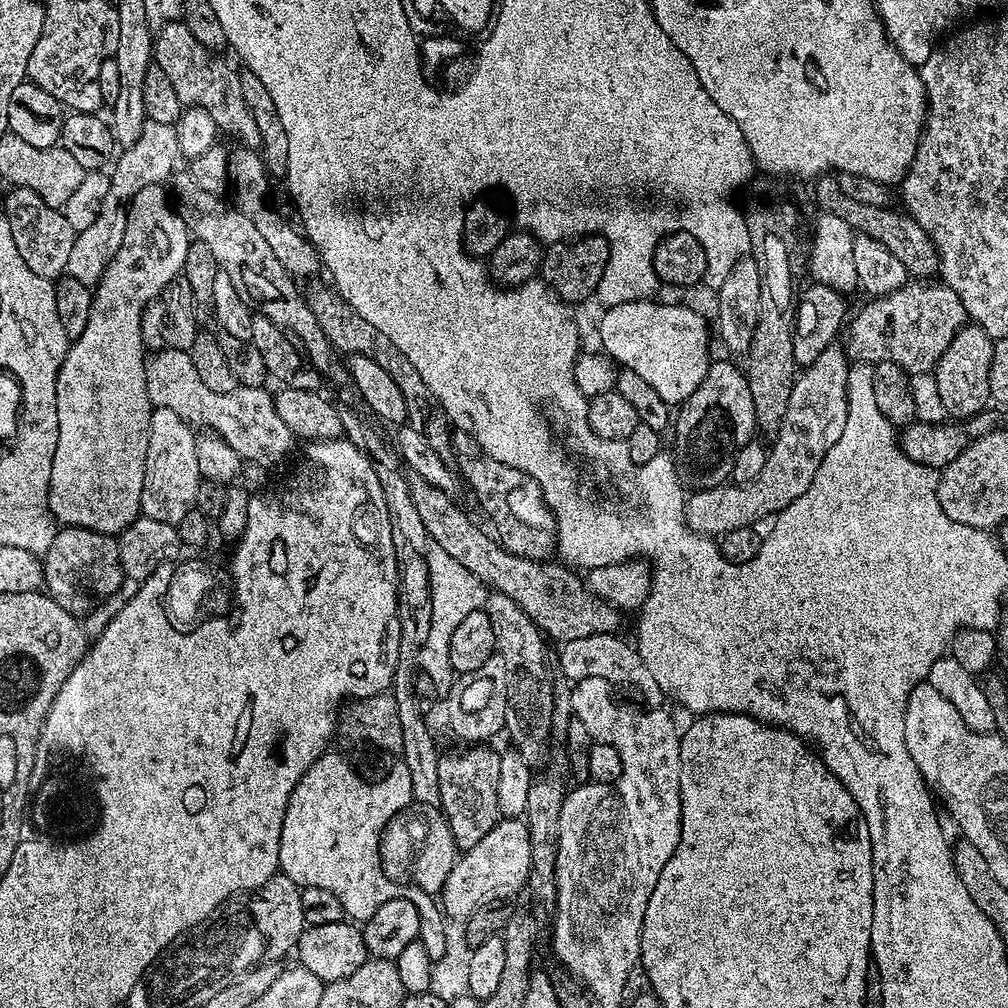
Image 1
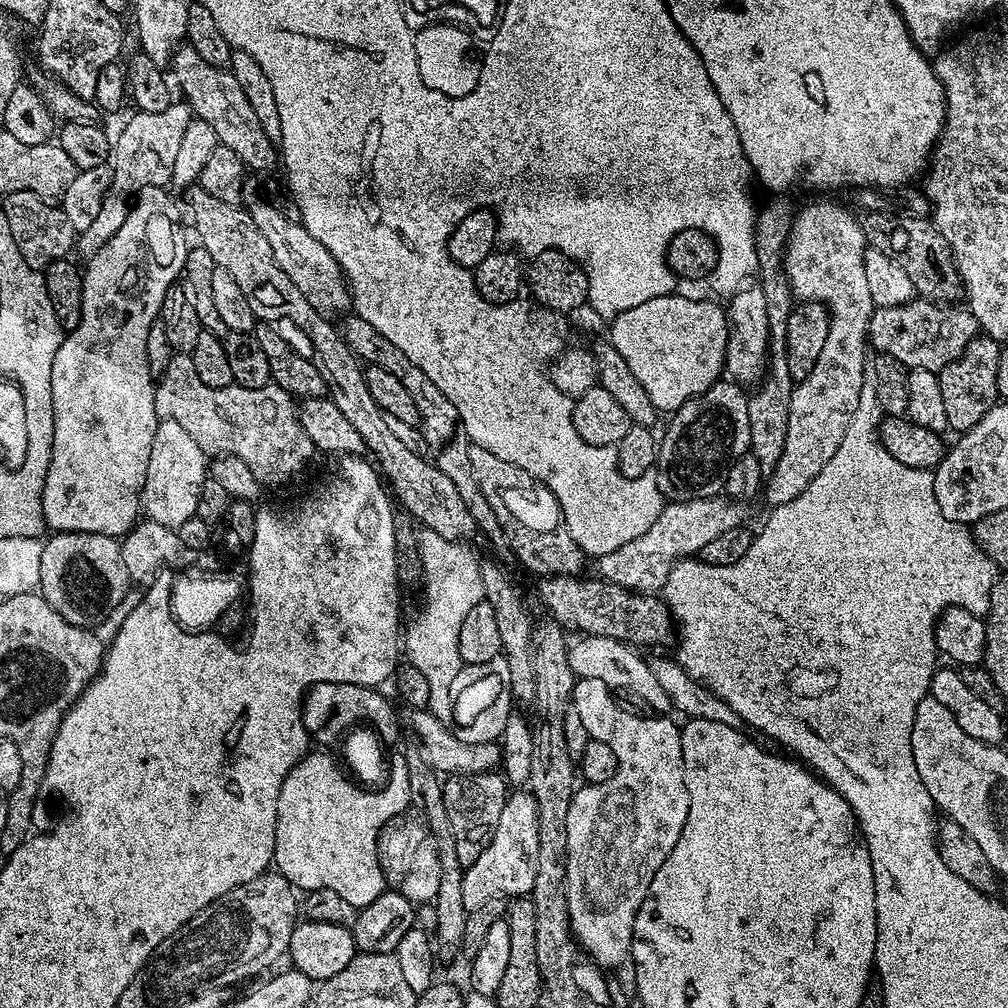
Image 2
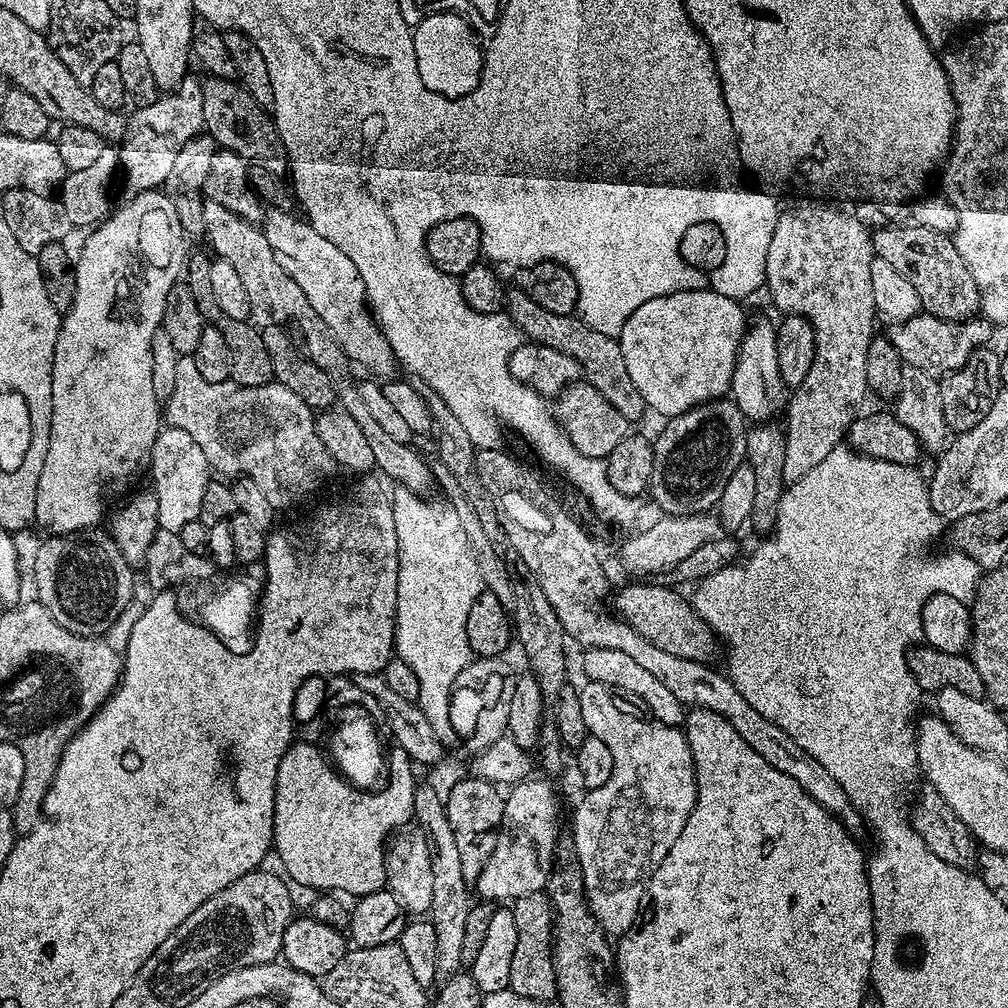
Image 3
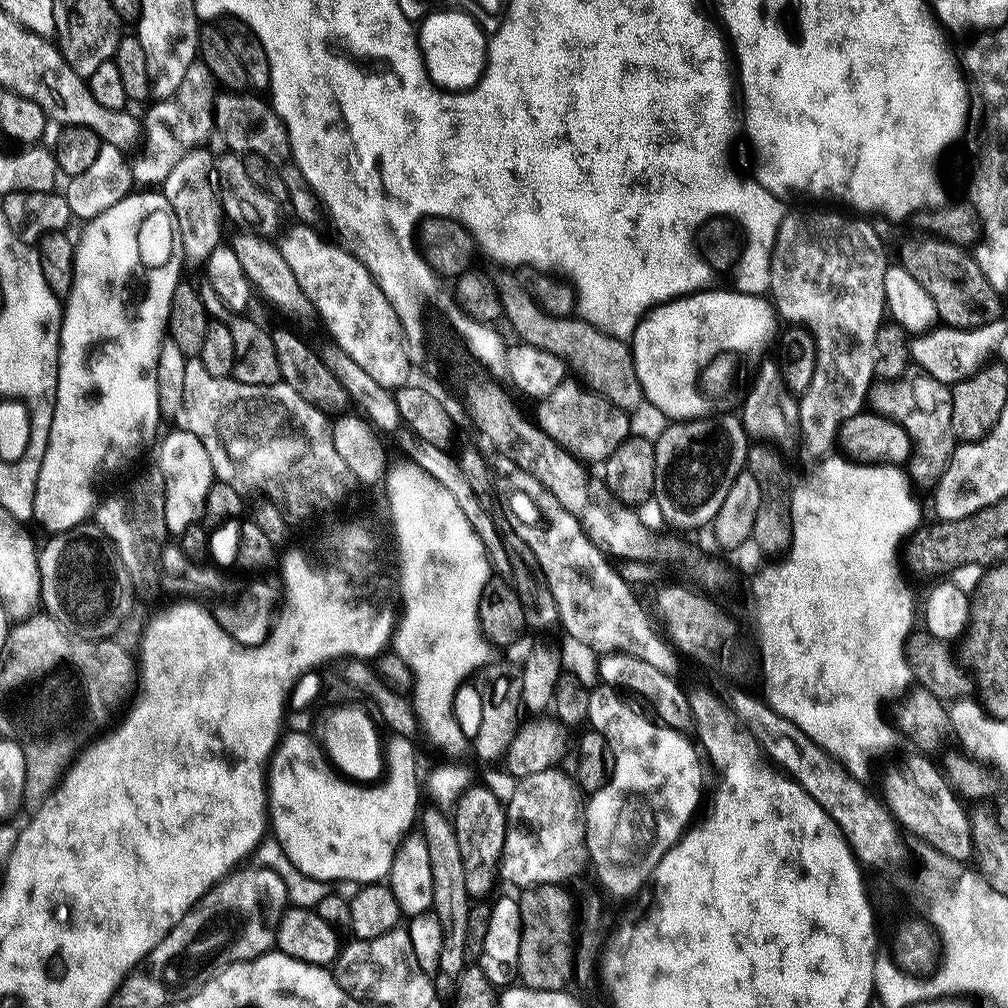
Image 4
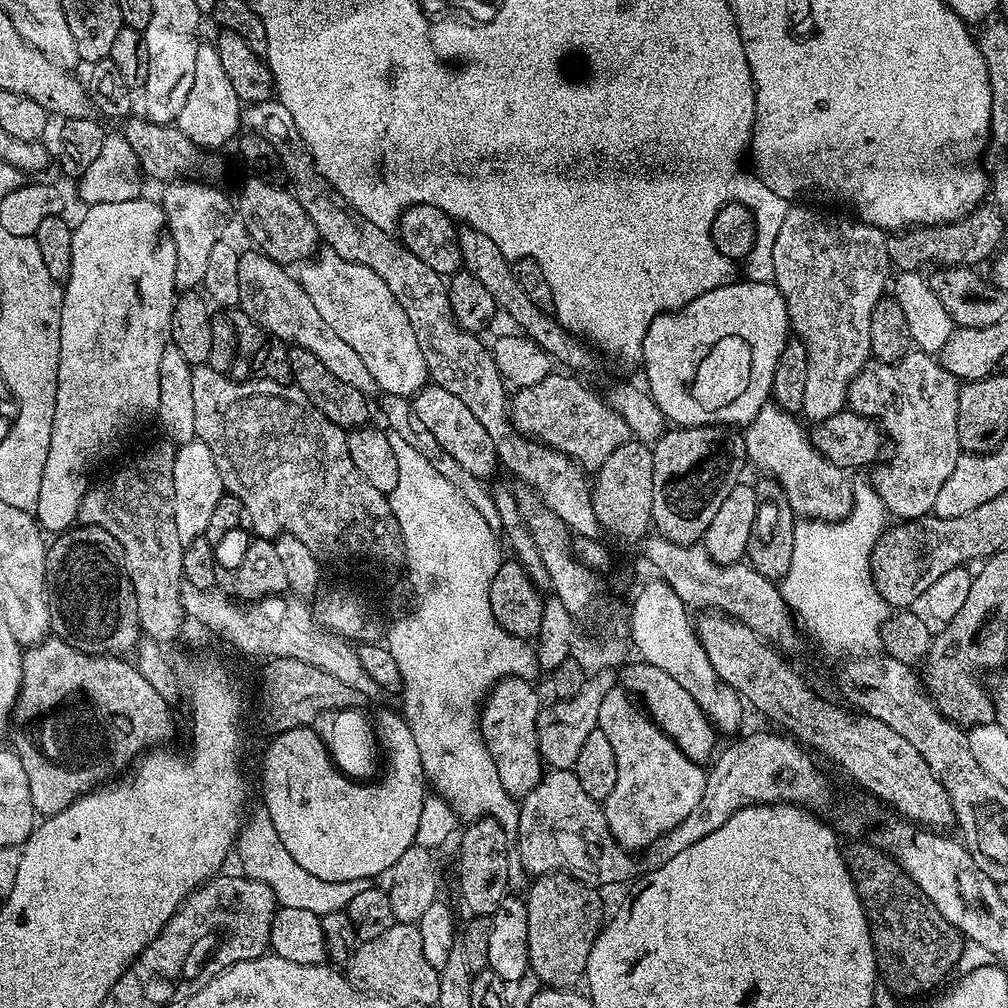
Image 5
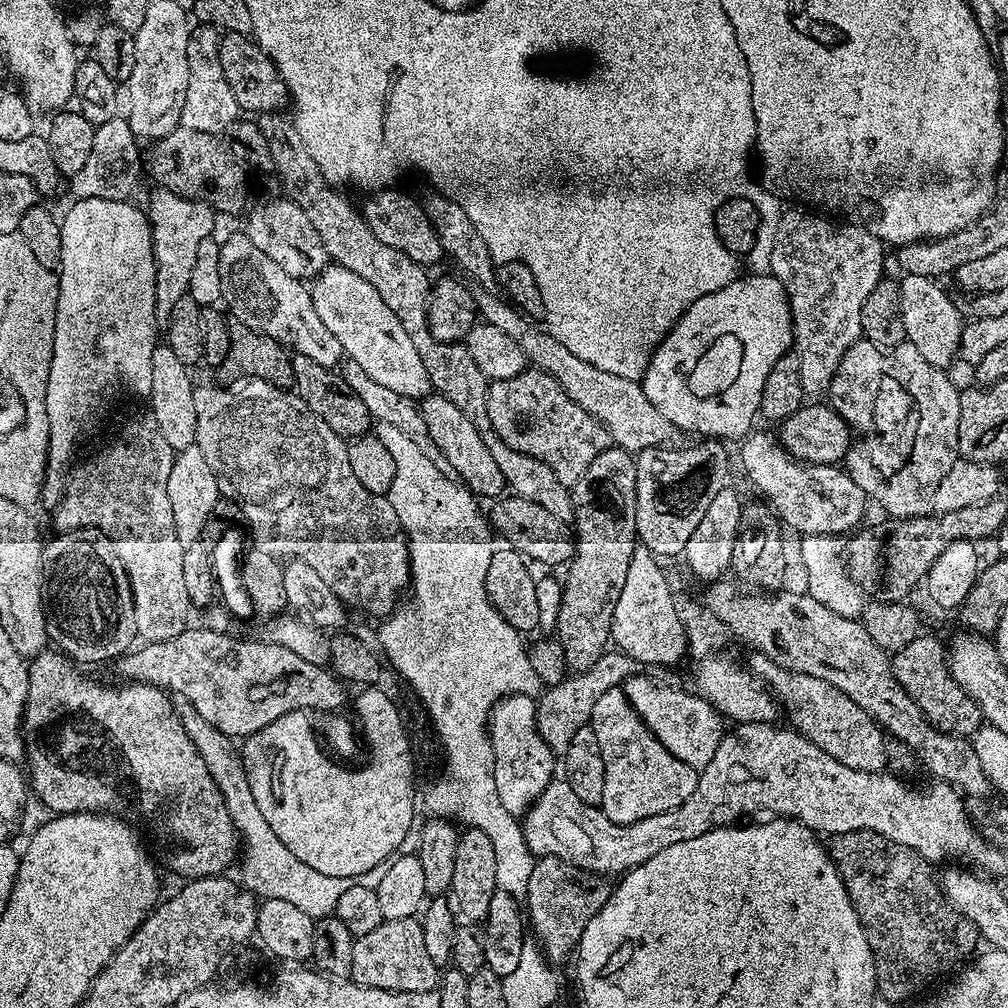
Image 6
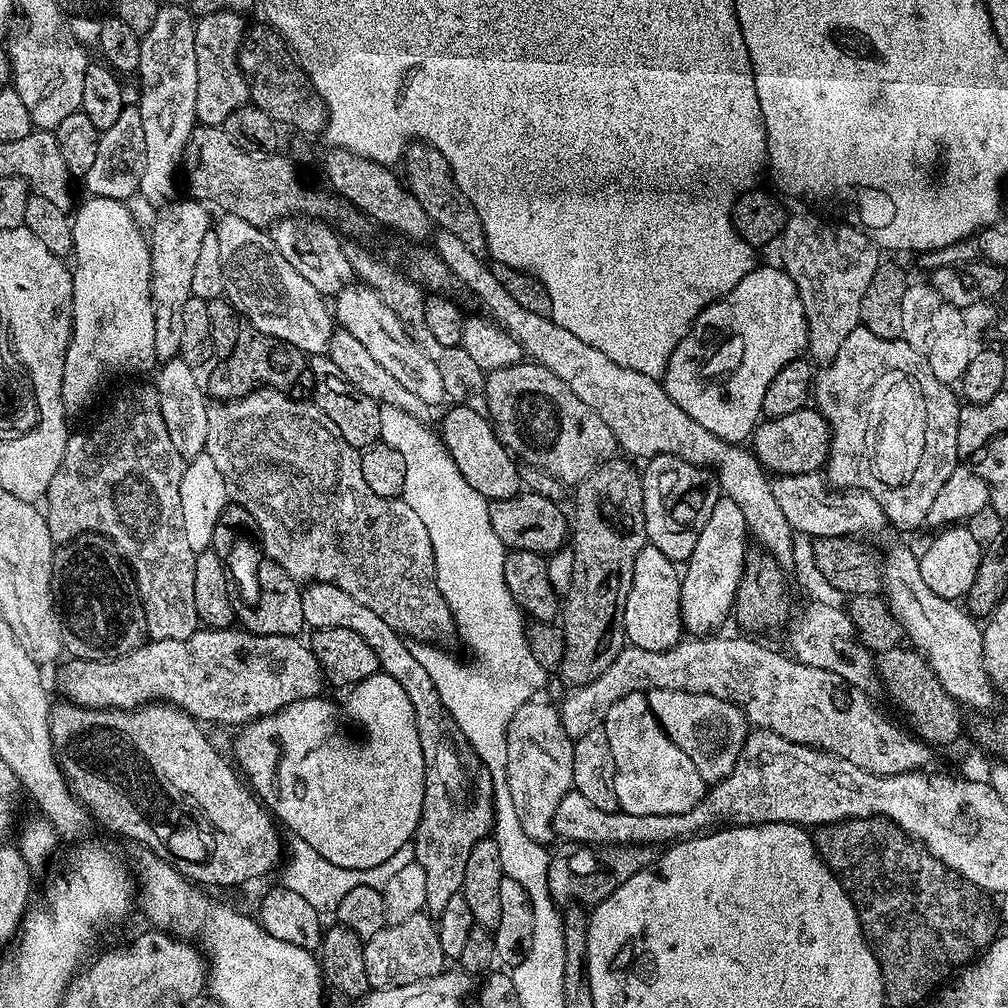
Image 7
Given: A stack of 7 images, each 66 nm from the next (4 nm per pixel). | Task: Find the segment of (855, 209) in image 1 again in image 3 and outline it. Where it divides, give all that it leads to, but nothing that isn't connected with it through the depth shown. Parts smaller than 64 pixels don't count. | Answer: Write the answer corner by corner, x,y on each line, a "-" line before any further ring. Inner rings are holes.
907,225
875,229
872,232
873,253
910,282
918,292
921,307
929,315
960,323
975,319
981,311
983,300
955,241
947,233
934,231
930,227

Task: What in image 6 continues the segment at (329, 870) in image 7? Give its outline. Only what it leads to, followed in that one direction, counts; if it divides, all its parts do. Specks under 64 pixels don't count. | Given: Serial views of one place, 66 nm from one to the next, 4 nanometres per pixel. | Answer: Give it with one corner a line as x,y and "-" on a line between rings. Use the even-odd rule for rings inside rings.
181,691
169,693
174,712
178,713
182,724
186,726
188,733
192,734
192,740
198,746
199,753
206,762
208,775
216,783
222,797
222,804
233,829
239,832
242,840
246,840
244,852
247,860
242,868
241,883
245,889
256,889
263,899
282,898
283,901
291,902
299,909
305,910
314,918
333,915
342,895
351,887
370,886
377,888
382,879
386,878
390,862
384,861
372,870
358,876
329,875
320,869
316,869
304,859
294,854
288,844
284,844
268,822
265,815
258,810
258,804
254,800
253,791
250,790
248,772
245,770
243,759
239,754
233,737
222,734
212,723
206,722
205,718
194,708
190,698

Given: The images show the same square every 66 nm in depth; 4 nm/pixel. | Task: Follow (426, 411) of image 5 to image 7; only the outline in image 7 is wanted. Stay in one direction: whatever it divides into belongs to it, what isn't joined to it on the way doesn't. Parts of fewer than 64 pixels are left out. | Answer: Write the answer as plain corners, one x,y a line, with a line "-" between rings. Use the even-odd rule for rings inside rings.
457,403
450,408
452,409
445,414
438,432
448,448
450,458
454,458
454,466
458,466
462,478
466,478
466,482
470,482
470,486
474,486
478,494
489,498
519,496
522,491
521,469
516,469
517,461
513,453
505,448
500,437
496,435
491,420
487,415
475,413
464,404

